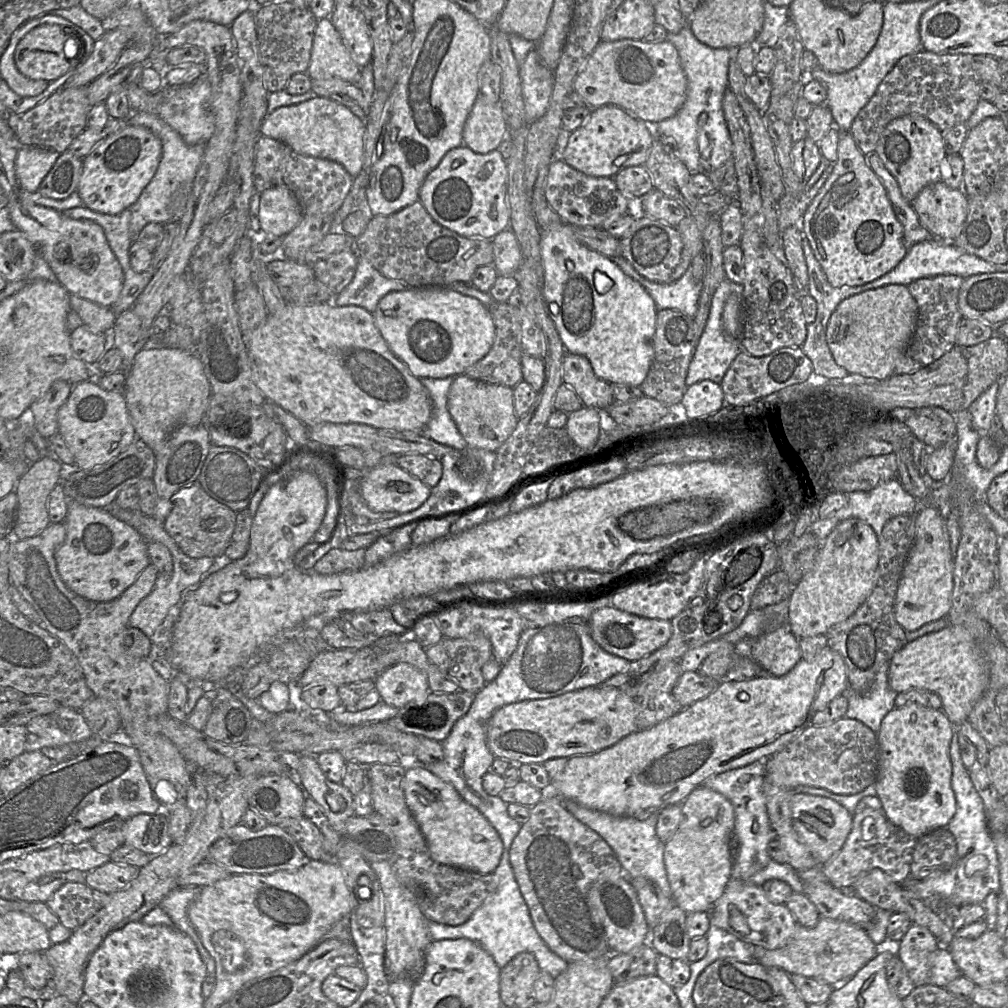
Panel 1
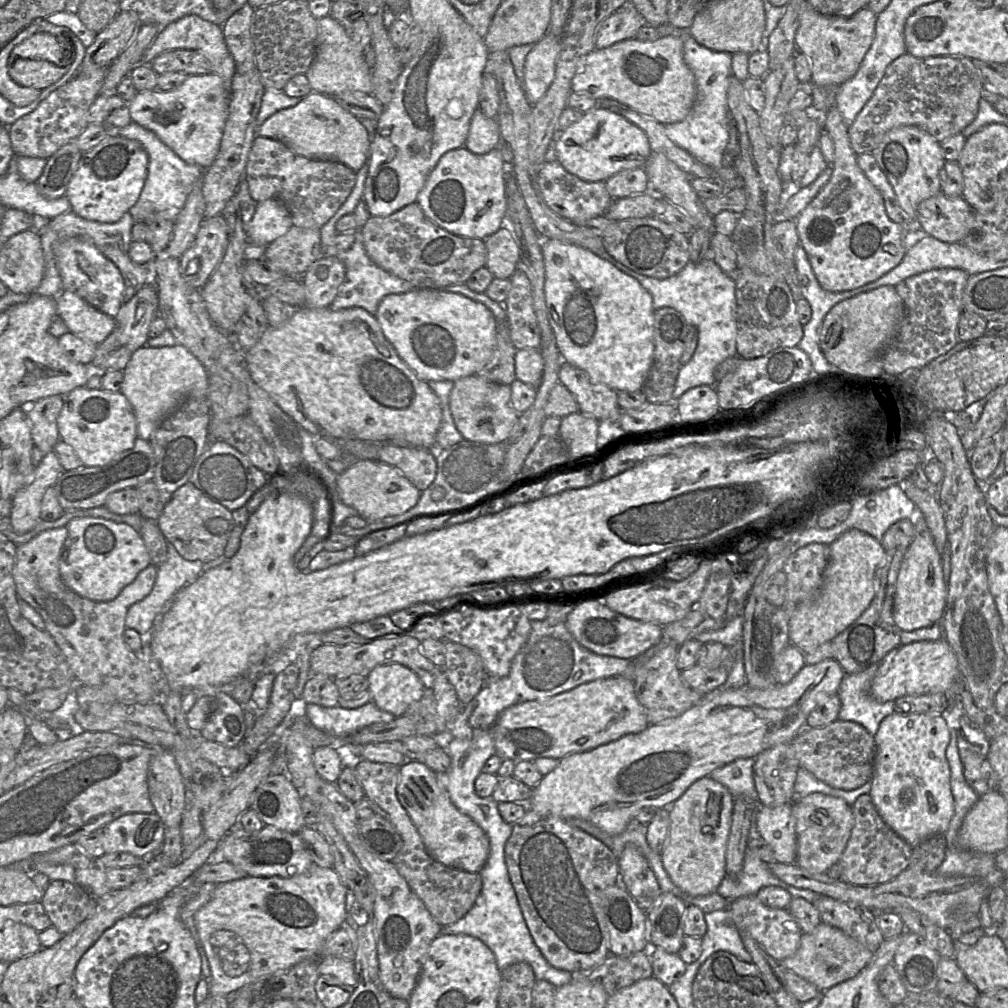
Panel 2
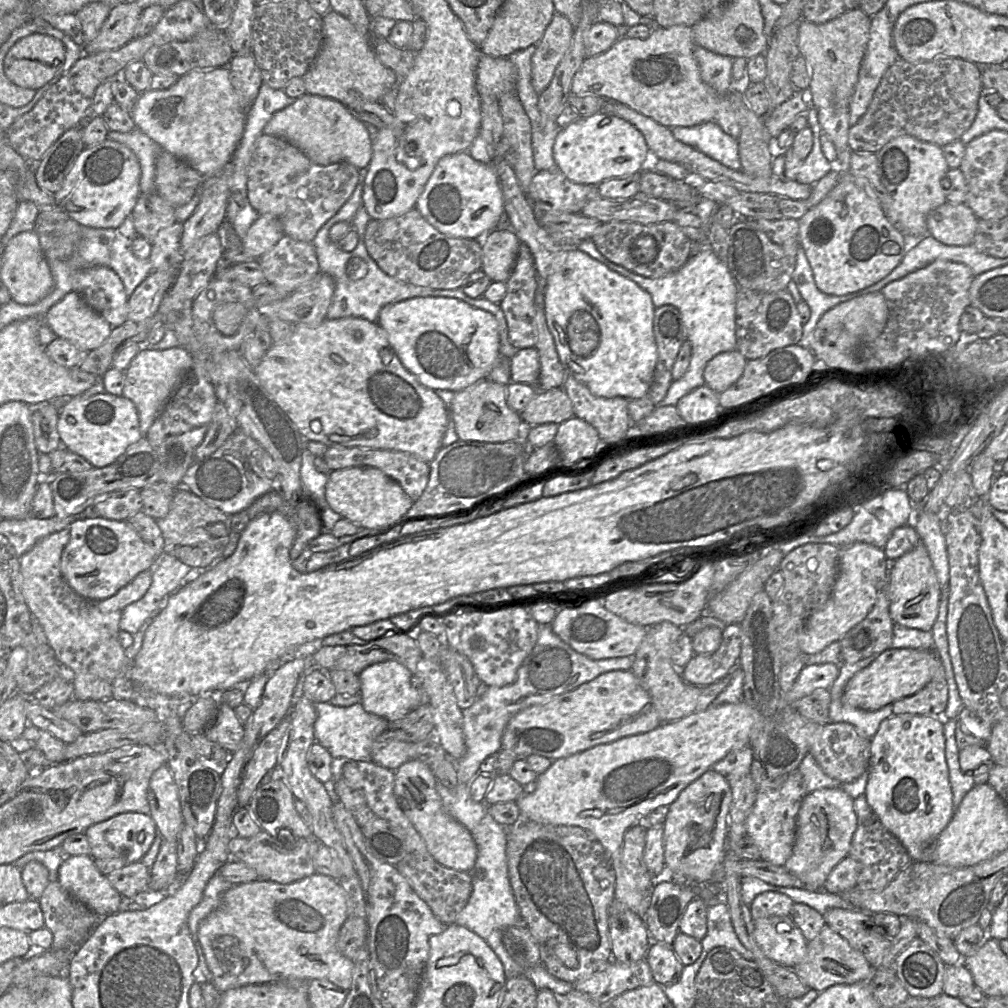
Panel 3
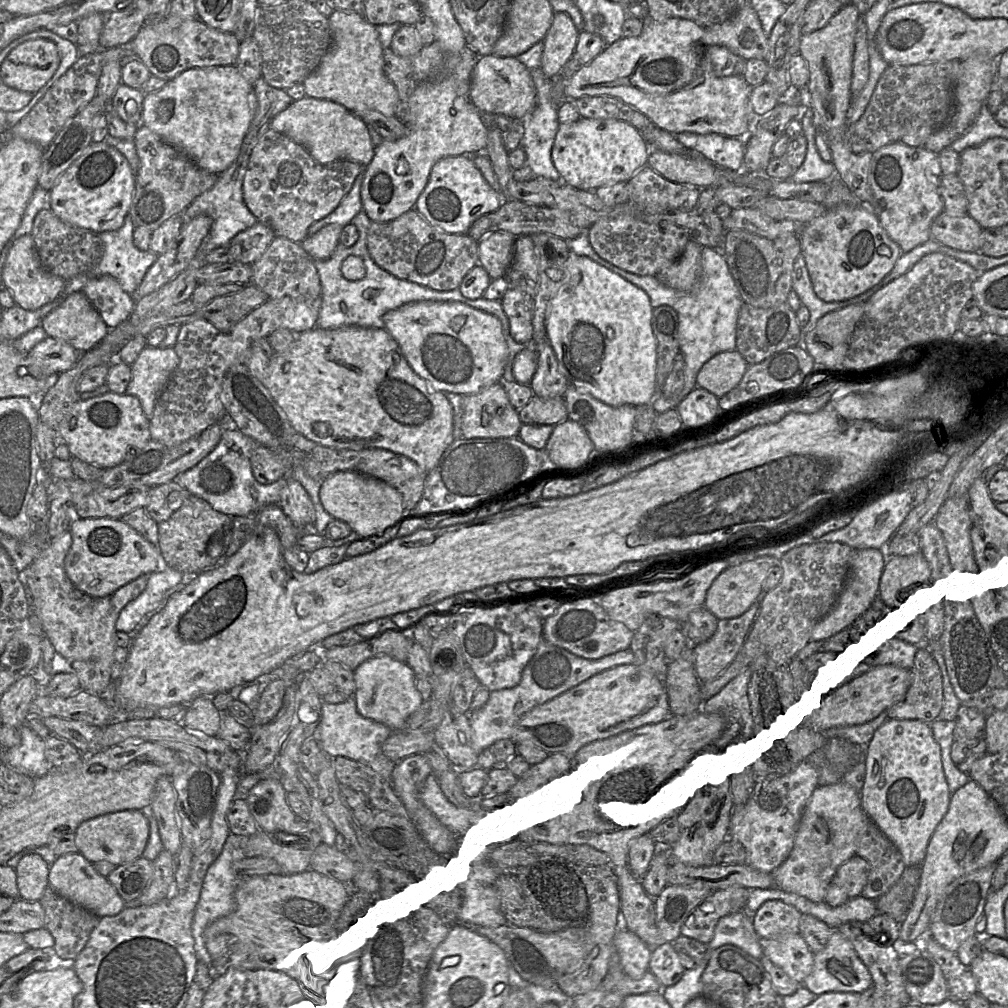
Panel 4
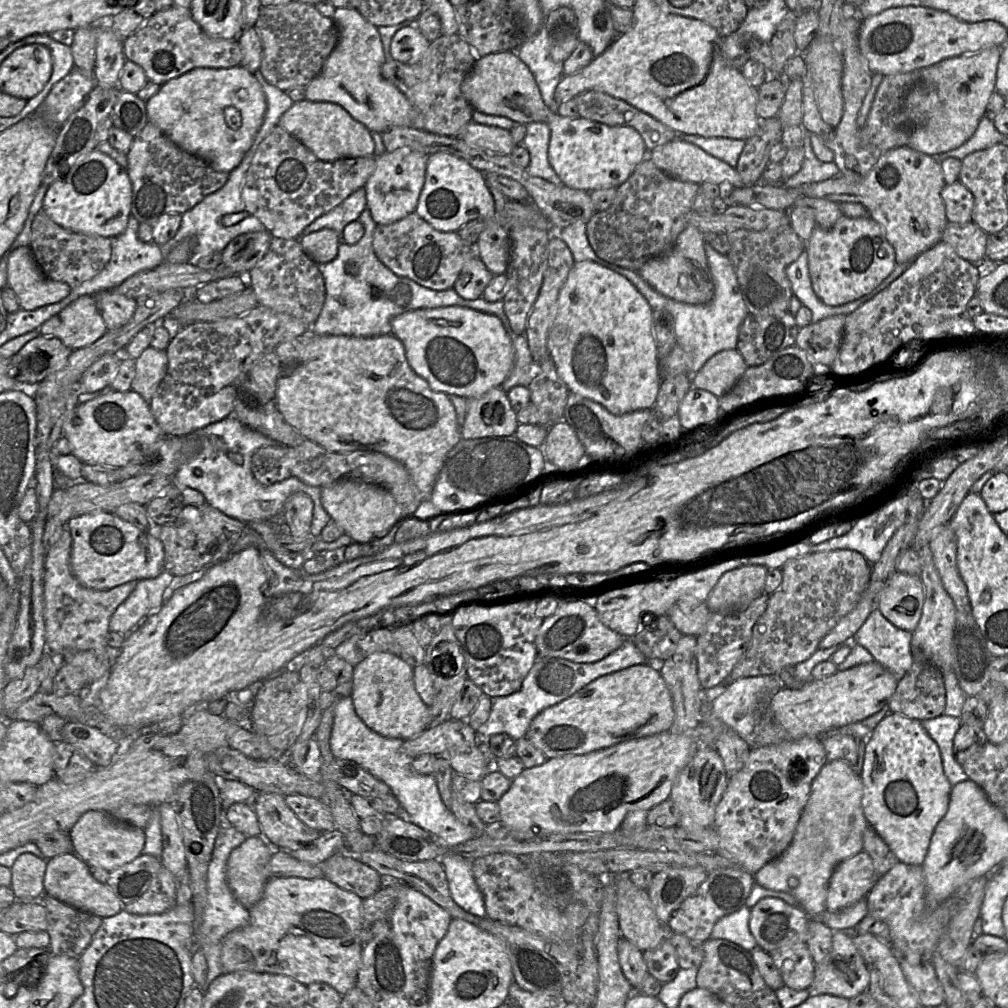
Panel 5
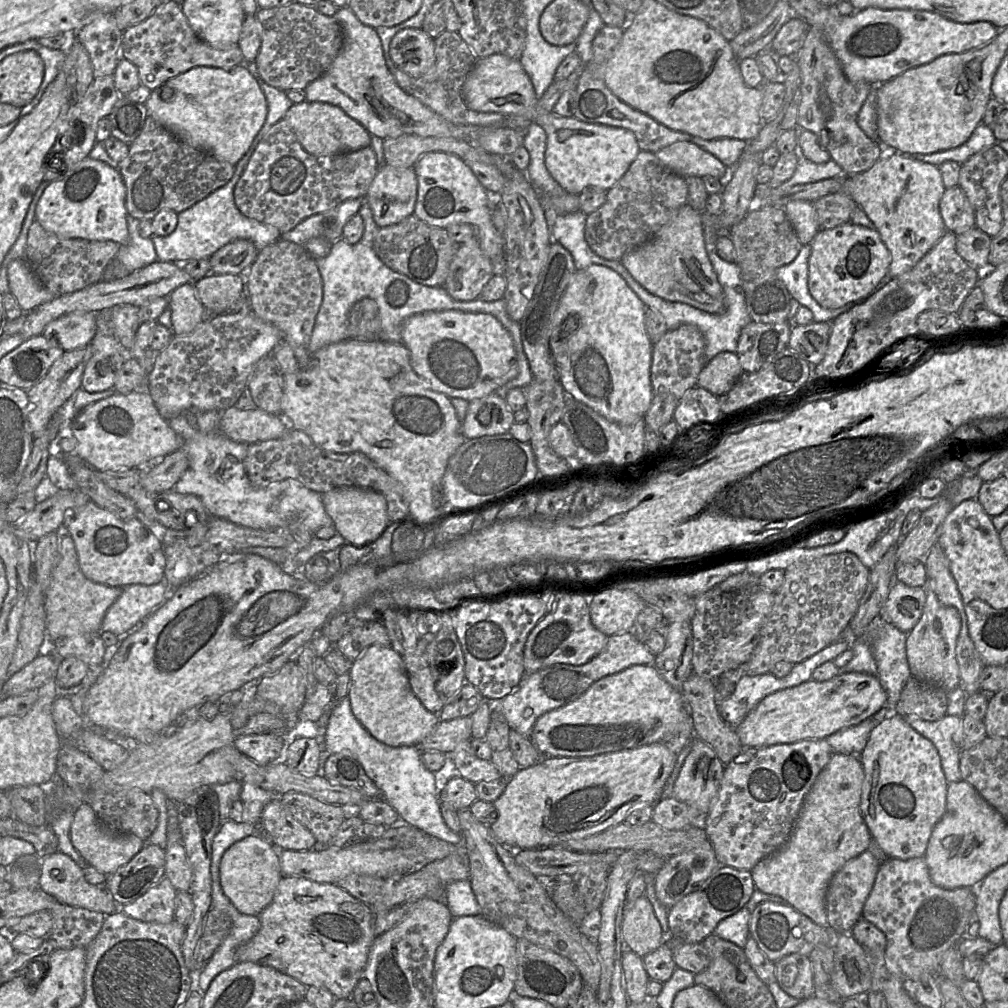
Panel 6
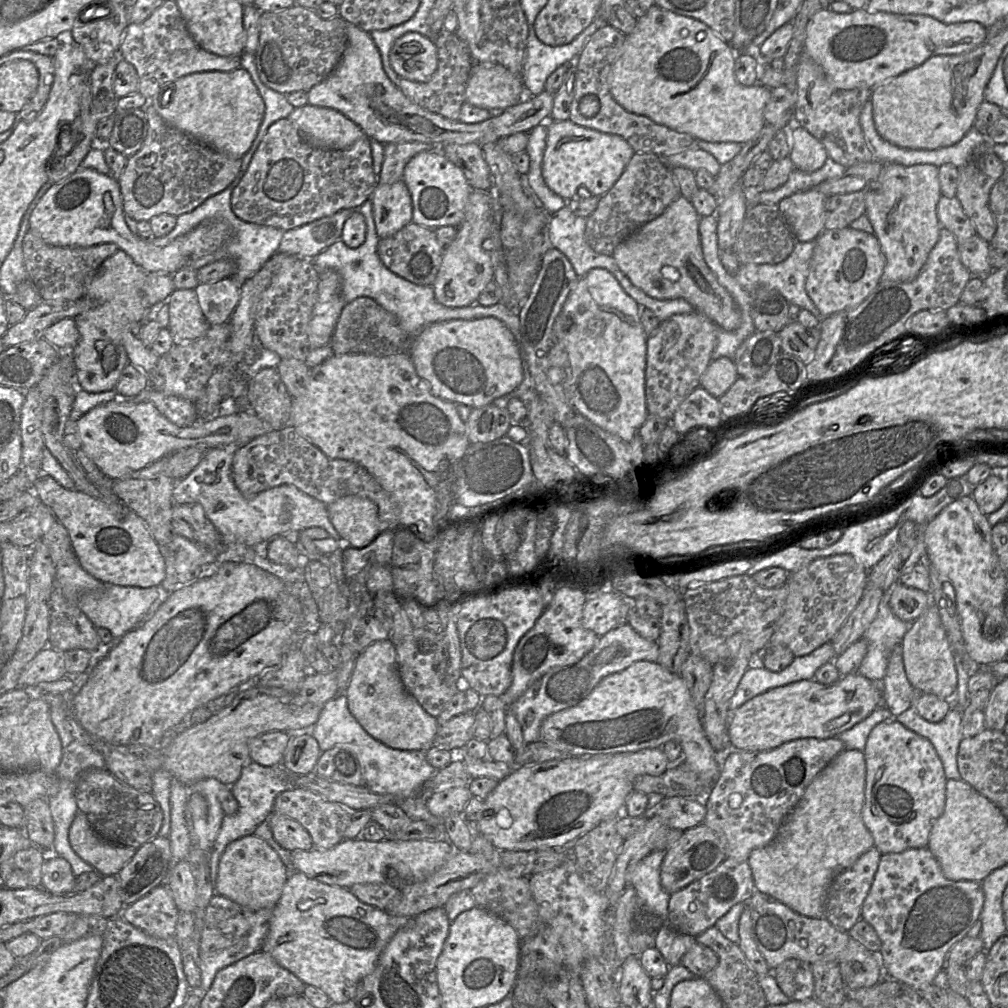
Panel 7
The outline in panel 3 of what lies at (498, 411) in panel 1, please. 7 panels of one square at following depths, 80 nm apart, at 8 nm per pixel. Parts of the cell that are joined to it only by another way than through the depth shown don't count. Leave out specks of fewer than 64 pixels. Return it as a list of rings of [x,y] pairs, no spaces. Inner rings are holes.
[[[482,379],[455,393],[452,416],[460,440],[499,443],[517,439],[521,418],[507,403],[506,386],[489,379]]]

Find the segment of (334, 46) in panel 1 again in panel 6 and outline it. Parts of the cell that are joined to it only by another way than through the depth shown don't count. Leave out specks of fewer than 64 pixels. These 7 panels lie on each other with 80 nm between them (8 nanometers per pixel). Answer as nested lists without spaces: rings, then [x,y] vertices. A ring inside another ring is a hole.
[[[347,6],[338,8],[334,17],[342,28],[343,47],[329,68],[307,85],[307,101],[339,107],[370,135],[381,139],[413,134],[421,137],[451,137],[476,143],[483,127],[448,122],[398,86],[386,66],[382,44],[374,28],[363,24]]]

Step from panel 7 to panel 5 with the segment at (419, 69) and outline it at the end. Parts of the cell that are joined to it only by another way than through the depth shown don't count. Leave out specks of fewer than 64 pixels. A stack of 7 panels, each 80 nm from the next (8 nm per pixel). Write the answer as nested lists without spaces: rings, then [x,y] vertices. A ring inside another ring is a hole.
[[[405,26],[398,30],[390,43],[392,58],[404,64],[420,61],[429,48],[430,42],[416,26]]]

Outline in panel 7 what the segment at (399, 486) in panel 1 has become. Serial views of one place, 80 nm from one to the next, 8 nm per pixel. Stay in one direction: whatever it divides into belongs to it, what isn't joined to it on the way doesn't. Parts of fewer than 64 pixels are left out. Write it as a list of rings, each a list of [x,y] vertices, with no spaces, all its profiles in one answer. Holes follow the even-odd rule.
[[[345,496],[326,508],[330,522],[347,546],[366,547],[380,533],[377,506],[367,498]]]

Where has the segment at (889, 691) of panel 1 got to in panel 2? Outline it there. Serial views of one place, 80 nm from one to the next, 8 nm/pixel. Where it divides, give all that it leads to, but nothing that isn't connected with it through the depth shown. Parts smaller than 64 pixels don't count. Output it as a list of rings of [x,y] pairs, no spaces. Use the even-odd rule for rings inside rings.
[[[873,664],[863,672],[845,674],[838,689],[841,708],[839,720],[860,723],[872,736],[881,721],[894,712],[894,701],[880,702],[871,694],[872,681],[879,664]]]

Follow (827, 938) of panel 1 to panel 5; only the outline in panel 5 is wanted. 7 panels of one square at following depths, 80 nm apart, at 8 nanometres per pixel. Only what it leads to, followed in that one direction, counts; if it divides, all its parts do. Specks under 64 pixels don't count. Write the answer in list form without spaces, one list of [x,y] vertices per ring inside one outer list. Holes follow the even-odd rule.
[[[834,931],[830,954],[823,961],[814,965],[814,980],[810,987],[811,993],[852,999],[866,992],[869,984],[869,970],[854,944],[851,932]]]

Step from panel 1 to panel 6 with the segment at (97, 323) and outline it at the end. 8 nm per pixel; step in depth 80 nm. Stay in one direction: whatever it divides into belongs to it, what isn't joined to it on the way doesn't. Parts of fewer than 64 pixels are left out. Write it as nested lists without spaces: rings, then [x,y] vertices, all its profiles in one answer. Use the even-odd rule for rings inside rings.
[[[76,311],[51,321],[42,335],[56,340],[64,351],[87,347],[96,333],[96,313]]]

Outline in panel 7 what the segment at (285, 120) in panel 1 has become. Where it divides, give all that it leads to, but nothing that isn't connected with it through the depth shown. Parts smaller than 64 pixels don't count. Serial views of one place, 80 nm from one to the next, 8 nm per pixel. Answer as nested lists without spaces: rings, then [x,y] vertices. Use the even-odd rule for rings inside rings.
[[[306,104],[294,108],[289,118],[313,147],[345,149],[365,136],[361,128],[337,110]]]

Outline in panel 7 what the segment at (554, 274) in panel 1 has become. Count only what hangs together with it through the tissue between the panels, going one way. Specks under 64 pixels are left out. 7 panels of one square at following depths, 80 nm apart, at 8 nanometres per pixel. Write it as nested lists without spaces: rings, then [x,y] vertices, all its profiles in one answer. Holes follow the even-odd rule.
[[[593,268],[583,277],[578,277],[566,301],[564,302],[560,313],[554,321],[553,332],[557,340],[562,342],[570,360],[569,367],[565,369],[565,380],[563,383],[564,392],[569,402],[578,413],[606,432],[616,435],[624,441],[631,441],[648,416],[645,397],[645,370],[648,337],[644,333],[640,322],[639,304],[623,290],[613,274],[603,268]]]

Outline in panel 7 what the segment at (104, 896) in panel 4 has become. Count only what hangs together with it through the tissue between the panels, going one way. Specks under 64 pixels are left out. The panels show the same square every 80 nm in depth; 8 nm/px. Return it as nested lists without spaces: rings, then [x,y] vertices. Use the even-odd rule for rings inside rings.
[[[47,854],[42,866],[41,887],[55,895],[75,894],[75,876],[70,863],[55,854]]]

